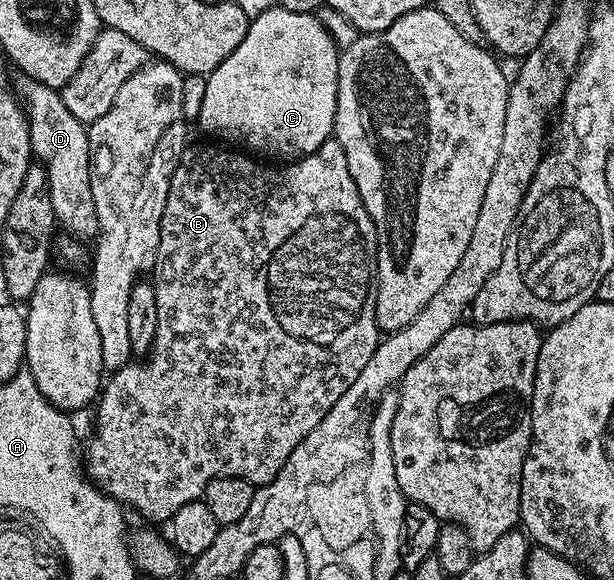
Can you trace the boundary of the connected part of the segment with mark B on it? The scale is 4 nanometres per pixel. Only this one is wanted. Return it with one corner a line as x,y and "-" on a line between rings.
330,136
330,137
329,137
329,138
328,138
328,140
327,140
327,141
326,141
326,142
324,142
324,143
323,143
323,144
322,144
322,145
321,145
321,146
320,146
320,147
319,147
319,149
317,149
317,150
316,150
316,151
315,151
315,152
311,152
311,153
310,153
310,154
308,154
308,156
306,156
306,157
305,157
305,158
299,158
299,159
296,159
296,160
293,160
293,161
290,161
290,162
289,162
289,163
288,163
288,164
266,164
266,163
265,163
265,162
264,162
264,161
261,161
261,160
258,160
258,159
257,159
257,158
256,158
256,157
253,157
253,156
250,156
250,155
249,155
249,154
248,154
248,153
245,153
245,152
238,152
238,151
237,151
237,150
236,150
236,149
233,149
233,148
222,148
222,147
221,147
221,146
220,146
220,145
217,145
217,144
209,144
209,145
213,145
213,146
193,146
193,145
190,145
190,146
189,146
189,147
188,147
188,148
186,148
186,150
185,150
185,151
184,151
184,152
182,152
182,154
181,154
181,156
180,156
180,161
178,161
178,163
177,163
177,167
176,167
176,168
175,168
175,172
174,172
174,173
173,173
173,175
172,175
172,176
171,176
171,184
170,184
170,185
169,185
169,191
168,191
168,192
167,192
167,204
166,204
166,205
165,205
165,207
164,207
164,208
163,208
163,220
162,220
162,221
161,221
161,235
160,235
160,236
159,236
159,248
158,248
158,249
157,249
157,262
156,262
156,264
154,264
154,265
153,265
153,269
152,269
152,271
151,271
151,281
152,281
152,284
153,284
153,287
154,287
154,288
155,288
155,301
156,301
156,303
158,303
158,304
159,304
159,328
155,328
155,344
154,344
154,345
153,345
153,347
152,347
152,348
150,348
150,349
149,349
149,352
148,352
148,355
147,355
147,357
146,357
146,358
145,358
145,359
144,359
144,360
133,360
133,361
130,361
130,363
129,363
129,365
128,365
128,366
124,366
124,368
123,368
123,369
122,369
122,370
115,370
115,371
112,371
112,373
110,373
110,374
109,374
109,375
108,375
108,378
107,378
107,381
106,381
106,382
105,382
105,383
104,383
104,385
102,385
102,388
101,388
101,393
100,393
100,395
99,395
99,397
98,397
98,399
97,399
97,401
96,401
96,403
95,403
95,411
96,411
96,410
97,410
97,427
95,427
95,428
94,428
94,430
93,430
93,439
91,439
91,440
90,440
90,442
89,442
89,447
87,447
87,448
86,448
86,450
85,450
85,447
84,447
84,450
83,450
83,469
84,469
84,471
85,471
85,473
86,473
86,474
88,474
88,475
89,475
89,480
90,480
90,482
92,482
92,483
93,483
93,485
95,485
95,486
97,486
97,487
98,487
98,488
100,488
100,490
102,490
102,492
103,492
103,493
104,493
104,494
110,494
110,496
111,496
111,497
113,497
113,498
114,498
114,499
115,499
115,501
117,501
117,502
120,502
120,503
122,503
122,504
124,504
124,505
125,505
125,506
126,506
126,507
128,507
128,509
129,509
129,510
130,510
130,511
132,511
132,510
131,510
131,509
133,509
133,510
138,510
138,512
139,512
139,513
141,513
141,514
142,514
142,516
143,516
143,517
145,517
145,518
150,518
150,520
151,520
151,521
153,521
153,522
161,522
161,524
165,524
165,523
168,523
168,520
169,520
169,518
170,518
170,517
171,517
171,516
175,516
175,512
179,512
179,508
183,508
183,504
191,504
191,503
192,503
192,502
195,502
195,501
198,501
198,499
200,499
200,498
201,498
201,497
202,497
202,495
204,495
204,493
205,493
205,489
206,489
206,488
207,488
207,484
208,484
208,483
209,483
209,482
210,482
210,481
211,481
211,480
215,480
215,479
216,479
216,478
242,478
242,479
243,479
243,480
247,480
247,481
248,481
248,482
250,482
250,484
251,484
251,485
252,485
252,486
253,486
253,487
255,487
255,488
256,488
256,487
258,487
258,486
265,486
265,485
266,485
266,484
268,484
268,482
270,482
270,481
271,481
271,480
275,480
275,476
276,476
276,475
277,475
277,473
278,473
278,472
279,472
279,468
283,468
283,464
287,464
287,456
291,456
291,452
295,452
295,448
296,448
296,447
297,447
297,445
298,445
298,444
300,444
300,443
301,443
301,442
302,442
302,440
304,440
304,439
305,439
305,437
307,437
307,436
308,436
308,435
309,435
309,433
310,433
310,432
312,432
312,431
313,431
313,429
314,429
314,428
316,428
316,426
317,426
317,425
319,425
319,424
320,424
320,423
321,423
321,421
322,421
322,420
323,420
323,416
327,416
327,412
331,412
331,408
332,408
332,407
333,407
333,405
334,405
334,404
335,404
335,400
339,400
339,396
343,396
343,392
347,392
347,388
351,388
351,384
355,384
355,380
359,380
359,379
360,379
360,378
362,378
362,377
363,377
363,375
364,375
364,374
365,374
365,373
366,373
366,371
368,371
368,370
369,370
369,361
370,361
370,360
371,360
371,356
372,356
372,355
373,355
373,354
374,354
374,352
376,352
376,350
377,350
377,344
378,344
378,341
379,341
379,331
378,331
378,328
377,328
377,295
376,295
376,293
374,293
374,291
373,291
373,289
374,289
374,286
375,286
375,263
376,263
376,260
377,260
377,237
376,237
376,236
375,236
375,224
374,224
374,223
373,223
373,221
372,221
372,220
371,220
371,216
367,216
367,208
363,208
363,200
359,200
359,188
355,188
355,180
351,180
351,168
347,168
347,156
343,156
343,148
342,148
342,147
341,147
341,146
340,146
340,145
339,145
339,143
337,143
337,139
336,139
336,138
334,138
334,137
332,137
332,136

